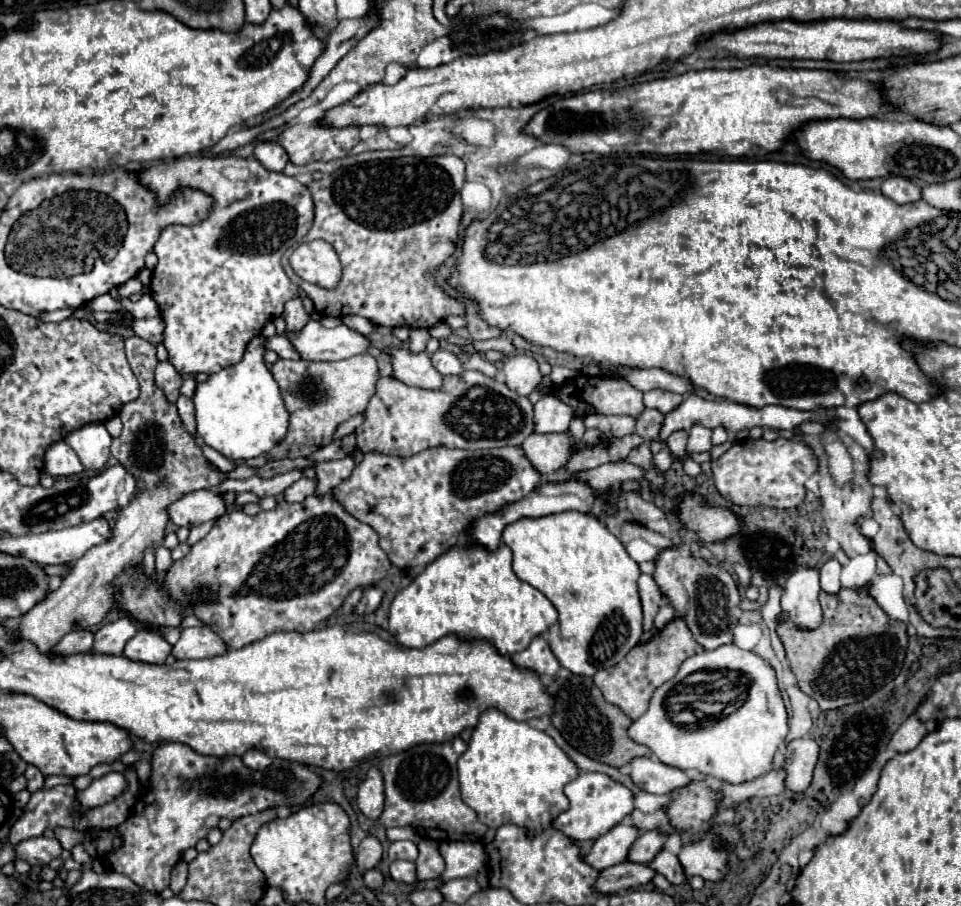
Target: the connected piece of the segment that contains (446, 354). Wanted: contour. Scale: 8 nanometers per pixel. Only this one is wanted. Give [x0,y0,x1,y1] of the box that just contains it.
[432,348,464,374]

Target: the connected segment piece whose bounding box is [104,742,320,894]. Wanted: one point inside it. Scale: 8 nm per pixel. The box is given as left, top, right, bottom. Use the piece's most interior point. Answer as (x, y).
(189, 794)

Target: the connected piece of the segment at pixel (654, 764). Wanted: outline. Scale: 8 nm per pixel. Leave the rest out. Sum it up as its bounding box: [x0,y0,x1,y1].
[626,756,692,794]

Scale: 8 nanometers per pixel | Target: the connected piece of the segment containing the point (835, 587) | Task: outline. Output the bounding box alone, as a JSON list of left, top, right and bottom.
[820,558,840,594]

